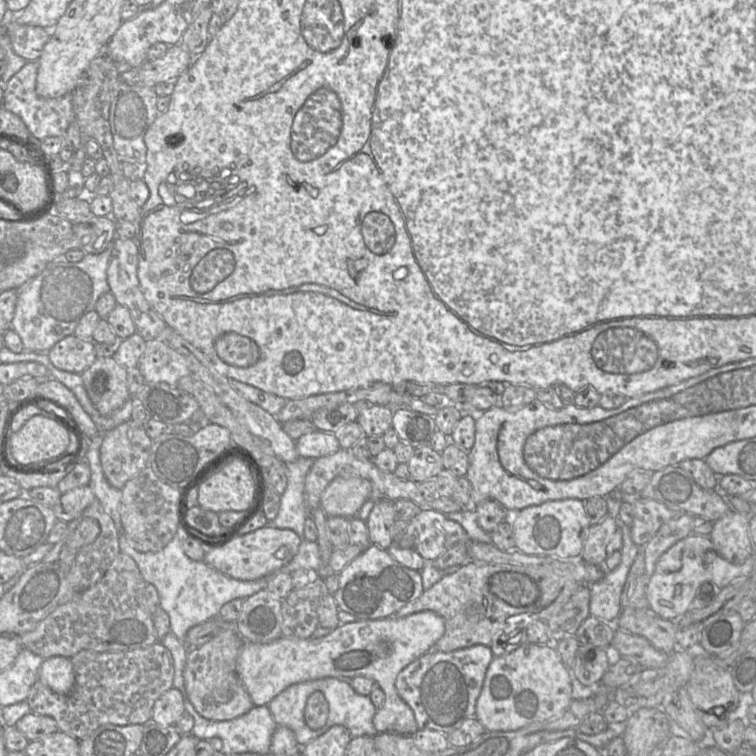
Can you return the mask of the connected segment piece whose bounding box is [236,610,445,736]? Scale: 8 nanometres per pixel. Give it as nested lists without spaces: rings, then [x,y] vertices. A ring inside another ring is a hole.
[[[429,610],[402,618],[357,620],[341,624],[321,638],[282,636],[268,643],[243,642],[236,660],[236,669],[254,706],[268,705],[274,697],[293,684],[327,677],[346,680],[357,676],[367,677],[385,693],[385,702],[373,718],[377,732],[413,736],[419,728],[413,710],[397,692],[396,678],[406,666],[433,650],[444,632],[444,619]]]

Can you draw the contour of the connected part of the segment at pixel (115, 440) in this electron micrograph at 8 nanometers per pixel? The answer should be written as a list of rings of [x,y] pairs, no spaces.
[[[131,419],[103,433],[100,462],[104,475],[111,486],[122,489],[129,480],[149,466],[152,441],[146,433],[144,424],[136,424]]]

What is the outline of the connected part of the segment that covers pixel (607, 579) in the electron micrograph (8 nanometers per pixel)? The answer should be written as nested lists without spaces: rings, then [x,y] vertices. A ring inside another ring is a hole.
[[[606,497],[608,515],[617,523],[622,532],[622,547],[620,553],[622,559],[620,564],[612,571],[607,570],[605,564],[599,566],[606,572],[605,576],[590,584],[590,606],[589,613],[604,622],[616,623],[621,611],[621,594],[627,575],[637,556],[639,549],[631,538],[630,527],[626,526],[619,516],[622,501]]]

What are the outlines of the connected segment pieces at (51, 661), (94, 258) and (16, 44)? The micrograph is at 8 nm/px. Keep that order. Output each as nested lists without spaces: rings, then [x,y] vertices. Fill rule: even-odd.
[[[55,656],[44,659],[38,679],[58,694],[68,694],[75,683],[75,672],[70,658]]]
[[[112,242],[102,253],[86,254],[78,262],[69,262],[62,257],[17,289],[11,329],[21,338],[25,351],[47,353],[58,341],[74,334],[80,320],[95,309],[99,297],[110,291],[107,269],[111,252]]]
[[[6,20],[3,27],[14,52],[28,62],[39,59],[50,38],[50,31],[40,26],[18,24],[15,20]]]

